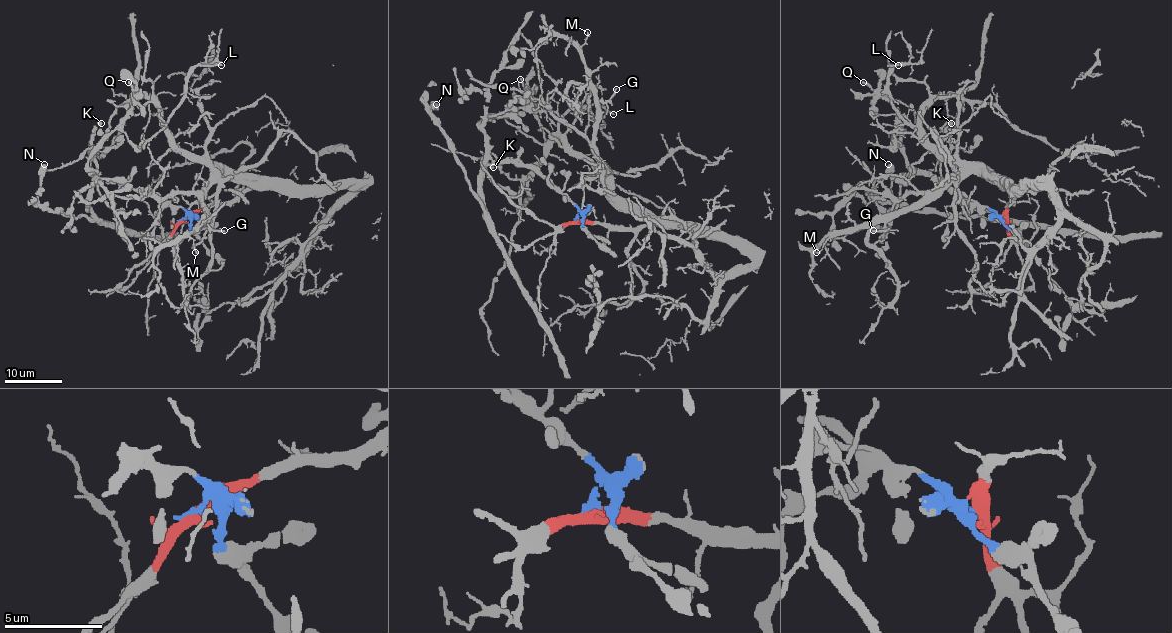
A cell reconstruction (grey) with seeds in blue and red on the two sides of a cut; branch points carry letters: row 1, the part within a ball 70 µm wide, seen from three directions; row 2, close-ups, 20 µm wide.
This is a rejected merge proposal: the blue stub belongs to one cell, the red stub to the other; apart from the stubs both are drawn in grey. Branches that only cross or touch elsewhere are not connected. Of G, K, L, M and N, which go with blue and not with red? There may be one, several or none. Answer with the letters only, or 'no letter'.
K, N

